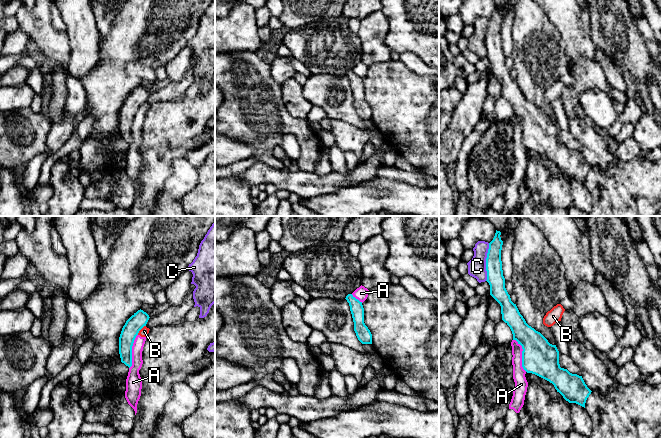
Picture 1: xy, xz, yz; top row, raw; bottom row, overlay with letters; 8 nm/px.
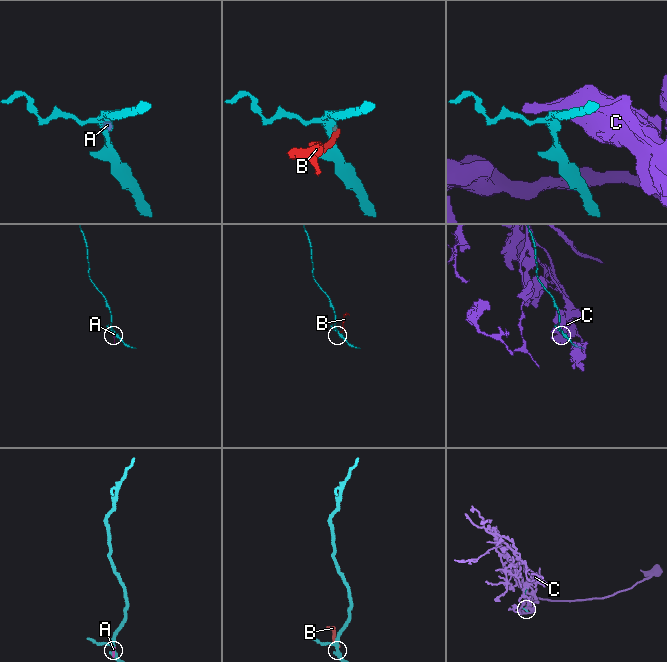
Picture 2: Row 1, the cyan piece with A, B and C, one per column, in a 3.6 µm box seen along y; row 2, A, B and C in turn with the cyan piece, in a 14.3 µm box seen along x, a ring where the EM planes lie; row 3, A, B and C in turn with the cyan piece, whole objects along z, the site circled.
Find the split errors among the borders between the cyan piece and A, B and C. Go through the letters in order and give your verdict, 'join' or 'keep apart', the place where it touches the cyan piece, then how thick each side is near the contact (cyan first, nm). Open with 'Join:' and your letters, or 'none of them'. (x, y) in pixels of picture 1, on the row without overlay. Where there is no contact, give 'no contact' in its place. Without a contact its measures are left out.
Join: none of them
A: keep apart; contact yz (522, 131); calibres 280 and 110 nm
B: keep apart; contact xy (140, 105); calibres 140 and 70 nm
C: keep apart; contact yz (486, 38); calibres 140 and 140 nm

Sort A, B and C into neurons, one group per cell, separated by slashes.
A B / C

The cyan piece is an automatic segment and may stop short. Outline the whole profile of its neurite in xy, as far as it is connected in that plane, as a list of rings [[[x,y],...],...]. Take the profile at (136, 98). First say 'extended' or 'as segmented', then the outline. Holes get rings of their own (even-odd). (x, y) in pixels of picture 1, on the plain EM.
as segmented | [[[138,86],[125,99],[119,113],[119,130],[121,138],[129,144],[132,142],[132,122],[139,107],[146,102],[149,91]]]

